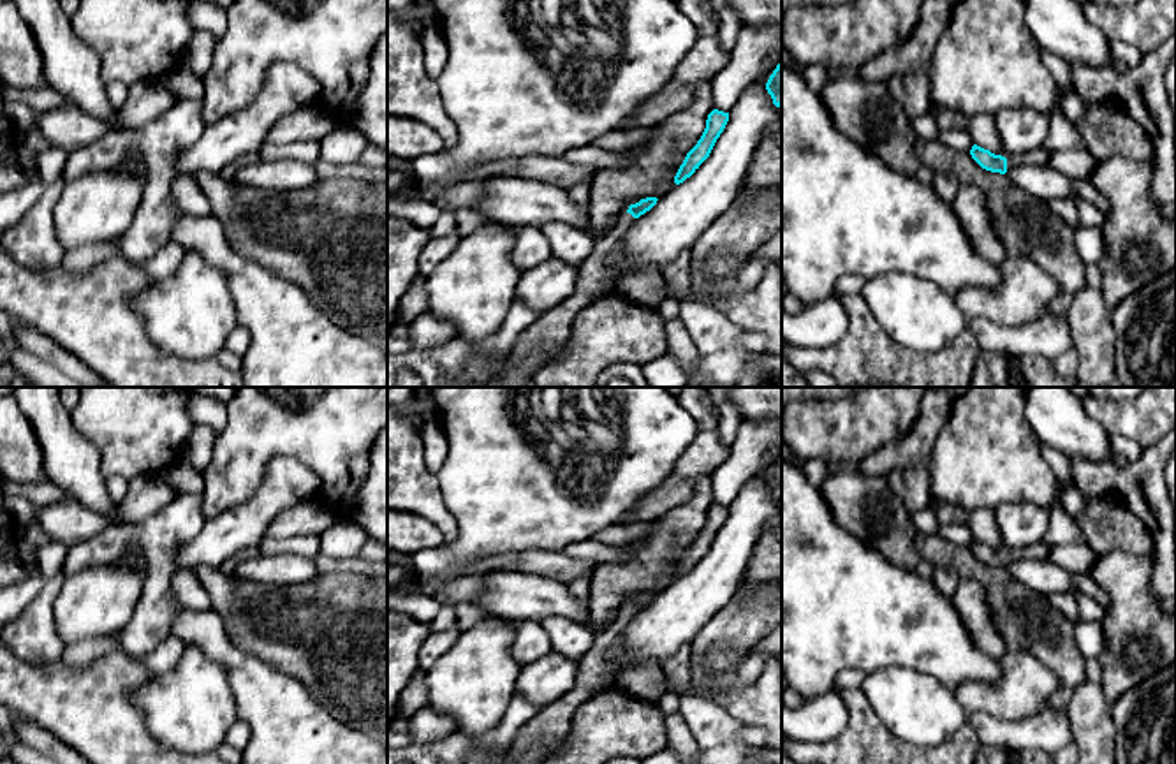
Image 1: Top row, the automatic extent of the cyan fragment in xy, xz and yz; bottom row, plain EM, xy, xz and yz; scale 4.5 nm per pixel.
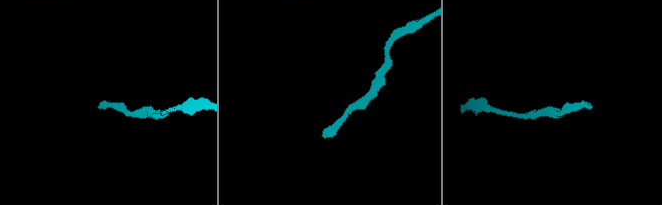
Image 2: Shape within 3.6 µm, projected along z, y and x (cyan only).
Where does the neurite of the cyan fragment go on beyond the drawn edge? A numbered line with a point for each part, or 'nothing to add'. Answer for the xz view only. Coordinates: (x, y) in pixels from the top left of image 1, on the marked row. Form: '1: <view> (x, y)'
1: xz (553, 328)

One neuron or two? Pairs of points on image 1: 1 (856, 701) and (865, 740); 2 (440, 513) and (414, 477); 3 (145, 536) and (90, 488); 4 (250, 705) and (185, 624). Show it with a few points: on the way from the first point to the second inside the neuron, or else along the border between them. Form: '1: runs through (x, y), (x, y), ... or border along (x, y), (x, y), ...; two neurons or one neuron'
1: runs through (859, 710), (865, 731); one neuron
2: runs through (432, 504), (414, 486); one neuron
3: border along (131, 523), (111, 527); two neurons
4: runs through (250, 682), (208, 638); one neuron

